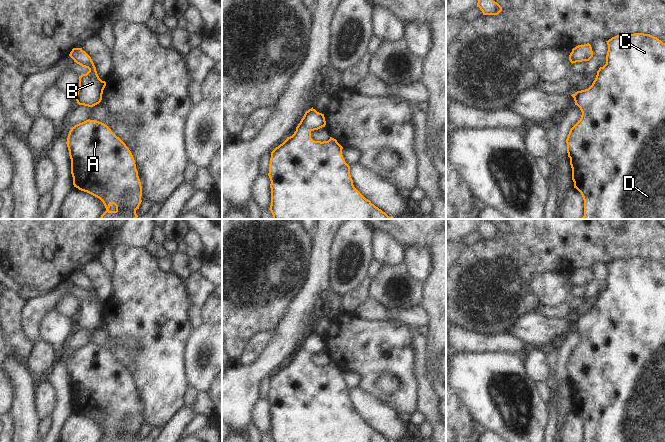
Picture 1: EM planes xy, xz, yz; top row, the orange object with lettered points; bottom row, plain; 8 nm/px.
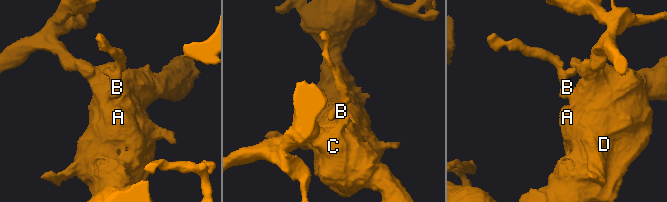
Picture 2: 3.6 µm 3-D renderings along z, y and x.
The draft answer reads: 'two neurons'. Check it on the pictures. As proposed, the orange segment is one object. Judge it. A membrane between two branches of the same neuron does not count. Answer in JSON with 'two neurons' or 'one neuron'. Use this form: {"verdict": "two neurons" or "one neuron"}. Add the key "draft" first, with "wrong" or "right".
{"draft": "wrong", "verdict": "one neuron"}

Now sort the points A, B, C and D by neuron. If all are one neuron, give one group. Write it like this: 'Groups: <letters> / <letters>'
Groups: A B C D.

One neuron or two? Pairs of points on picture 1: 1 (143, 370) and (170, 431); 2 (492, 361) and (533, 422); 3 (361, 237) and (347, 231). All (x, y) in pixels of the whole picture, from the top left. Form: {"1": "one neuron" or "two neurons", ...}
{"1": "two neurons", "2": "one neuron", "3": "one neuron"}

